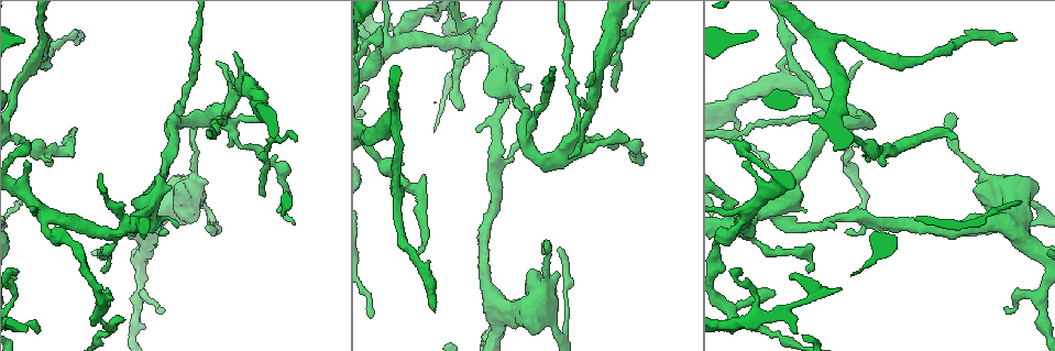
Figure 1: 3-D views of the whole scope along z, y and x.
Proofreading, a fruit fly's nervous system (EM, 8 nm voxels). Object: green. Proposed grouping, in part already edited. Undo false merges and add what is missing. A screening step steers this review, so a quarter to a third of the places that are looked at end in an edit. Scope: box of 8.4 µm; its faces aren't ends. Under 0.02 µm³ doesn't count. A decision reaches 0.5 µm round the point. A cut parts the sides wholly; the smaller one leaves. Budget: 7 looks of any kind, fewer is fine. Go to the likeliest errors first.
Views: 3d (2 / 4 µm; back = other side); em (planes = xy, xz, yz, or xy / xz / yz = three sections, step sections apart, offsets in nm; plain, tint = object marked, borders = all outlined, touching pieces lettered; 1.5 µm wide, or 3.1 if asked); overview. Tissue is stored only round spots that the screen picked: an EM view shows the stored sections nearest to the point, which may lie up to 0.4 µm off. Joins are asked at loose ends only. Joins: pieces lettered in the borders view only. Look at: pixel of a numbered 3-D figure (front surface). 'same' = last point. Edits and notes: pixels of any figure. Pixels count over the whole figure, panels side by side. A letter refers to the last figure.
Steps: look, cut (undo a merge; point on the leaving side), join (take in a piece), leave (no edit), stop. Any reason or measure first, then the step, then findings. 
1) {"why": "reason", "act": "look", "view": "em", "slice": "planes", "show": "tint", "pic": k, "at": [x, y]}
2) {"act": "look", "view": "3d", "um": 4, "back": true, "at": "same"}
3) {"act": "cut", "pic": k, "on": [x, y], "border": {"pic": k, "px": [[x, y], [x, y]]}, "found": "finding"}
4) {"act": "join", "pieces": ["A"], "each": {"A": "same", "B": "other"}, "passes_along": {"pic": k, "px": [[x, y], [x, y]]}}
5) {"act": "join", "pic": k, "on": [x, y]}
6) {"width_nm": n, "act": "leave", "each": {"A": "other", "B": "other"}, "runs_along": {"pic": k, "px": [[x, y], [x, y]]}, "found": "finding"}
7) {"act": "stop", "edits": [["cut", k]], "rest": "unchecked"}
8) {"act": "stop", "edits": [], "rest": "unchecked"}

{"why": "branch stops here", "act": "look", "view": "3d", "um": 4, "pic": 1, "at": [955, 136]}

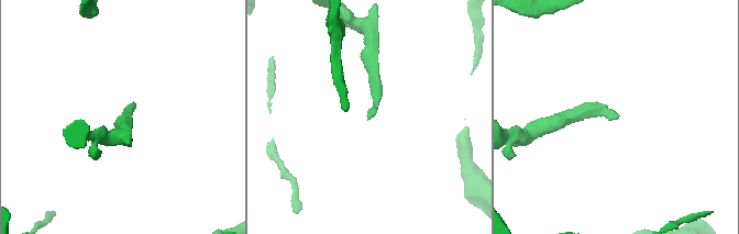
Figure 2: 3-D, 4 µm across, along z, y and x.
{"why": "shape alone is not enough", "act": "look", "view": "em", "slice": "planes", "show": "borders", "pic": 2, "at": [369, 117]}

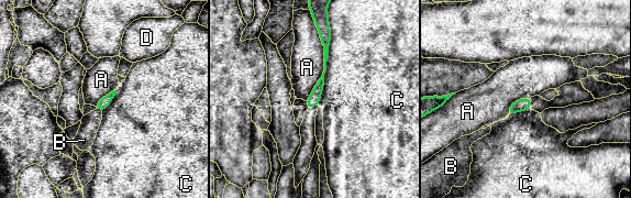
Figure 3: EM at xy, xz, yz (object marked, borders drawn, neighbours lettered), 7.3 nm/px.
{"longest_contact_nm": ["C", 600], "act": "leave", "each": {"A": "other", "B": "other", "C": "other", "D": "other"}, "found": "no lettered piece goes on from it"}

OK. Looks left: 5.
{"act": "look", "view": "em", "slice": "xy", "step": 8, "show": "tint", "pic": 1, "at": [634, 23]}

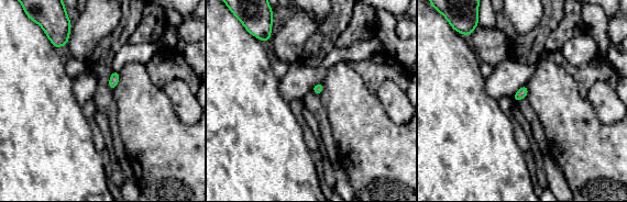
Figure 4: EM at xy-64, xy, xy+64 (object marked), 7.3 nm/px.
{"act": "look", "view": "em", "slice": "yz", "step": 4, "show": "borders", "at": "same"}

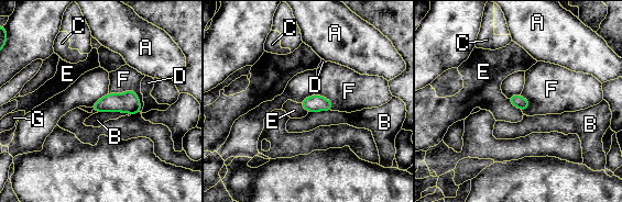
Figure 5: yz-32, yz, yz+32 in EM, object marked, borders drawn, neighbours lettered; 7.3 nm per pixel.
{"act": "leave", "each": {"A": "other", "B": "other", "C": "other", "D": "other", "E": "other", "F": "other", "G": "other"}, "border": {"pic": 5, "px": [[109, 92], [132, 90], [141, 112]]}, "found": "continuous, no second neuron"}

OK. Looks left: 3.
{"act": "look", "view": "3d", "um": 2, "back": true, "pic": 1, "at": [377, 162]}

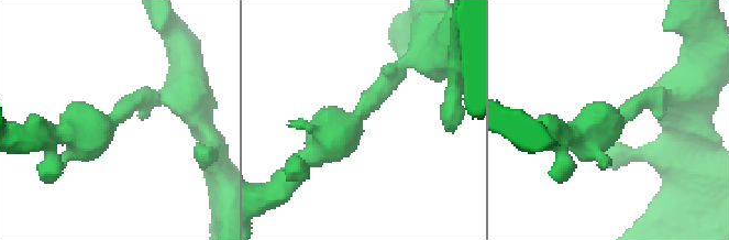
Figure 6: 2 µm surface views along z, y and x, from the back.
{"arm_widths_nm": [190, 280], "why": "shape alone is not enough", "act": "look", "view": "em", "slice": "planes", "show": "plain", "pic": 6, "at": [617, 121]}

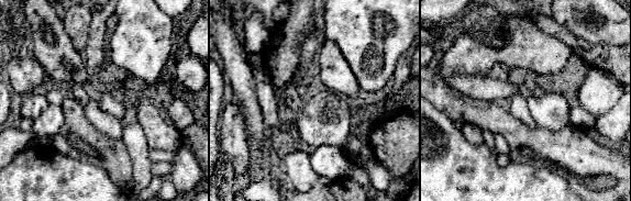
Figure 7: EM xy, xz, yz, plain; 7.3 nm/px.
{"why": "see the neighbours", "act": "look", "view": "em", "slice": "planes", "show": "borders", "at": "same"}

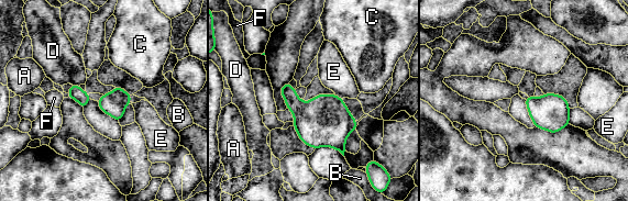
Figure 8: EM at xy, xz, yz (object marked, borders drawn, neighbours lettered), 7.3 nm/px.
{"act": "leave", "each": {"A": "other", "B": "other", "C": "other", "D": "other", "E": "other", "F": "other"}, "border": {"pic": 8, "px": [[334, 95], [341, 99]]}, "found": "continuous, no second neuron"}

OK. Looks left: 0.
{"act": "stop", "edits": [], "rest": "unchecked"}

